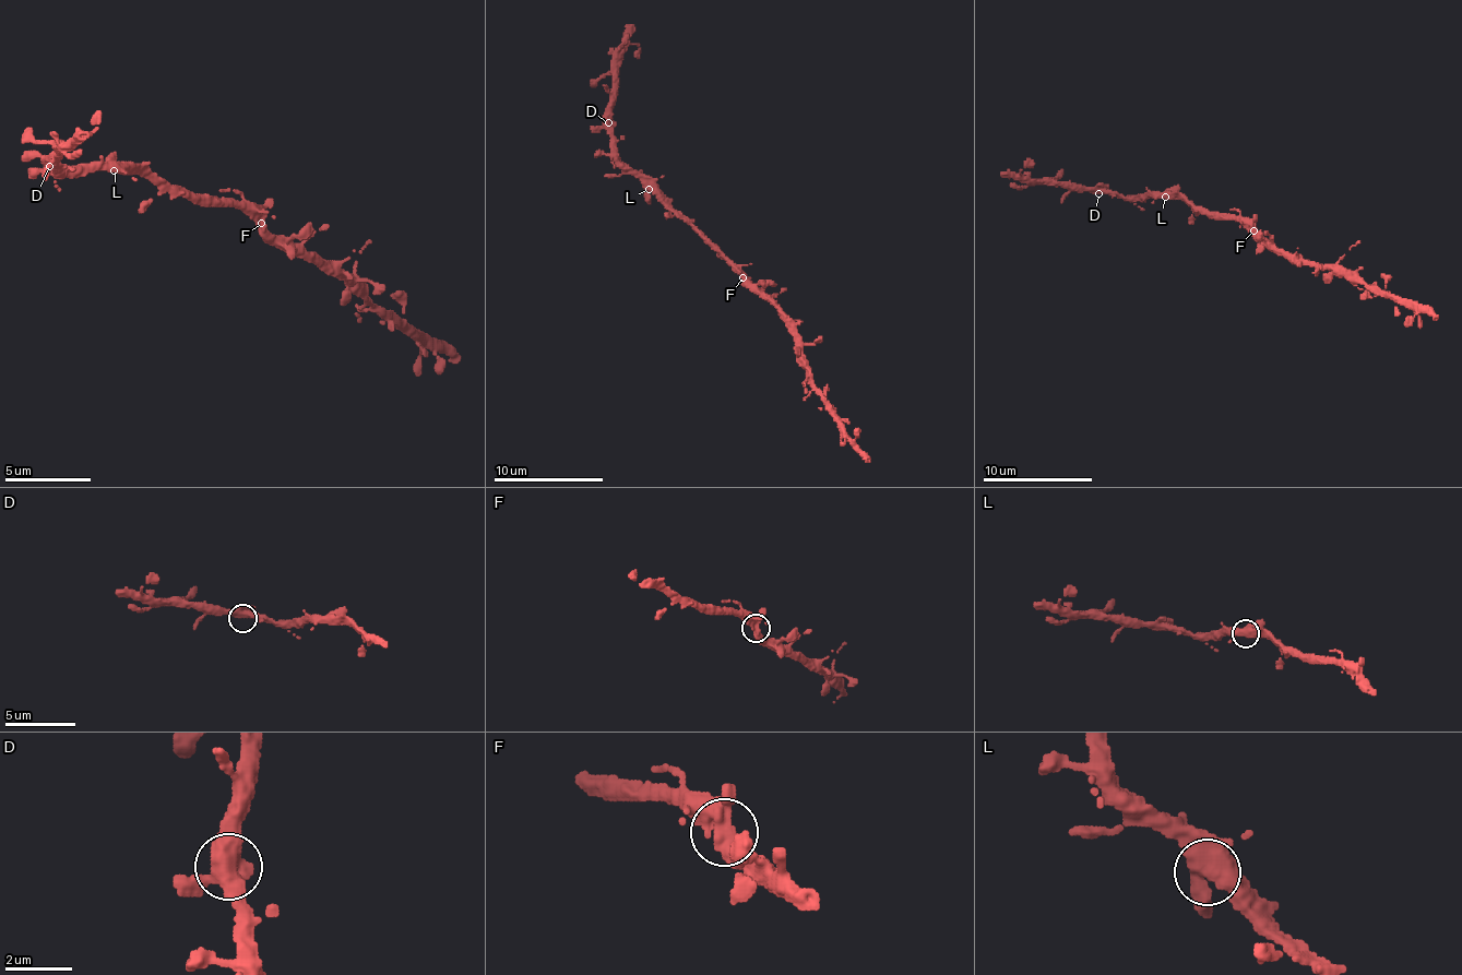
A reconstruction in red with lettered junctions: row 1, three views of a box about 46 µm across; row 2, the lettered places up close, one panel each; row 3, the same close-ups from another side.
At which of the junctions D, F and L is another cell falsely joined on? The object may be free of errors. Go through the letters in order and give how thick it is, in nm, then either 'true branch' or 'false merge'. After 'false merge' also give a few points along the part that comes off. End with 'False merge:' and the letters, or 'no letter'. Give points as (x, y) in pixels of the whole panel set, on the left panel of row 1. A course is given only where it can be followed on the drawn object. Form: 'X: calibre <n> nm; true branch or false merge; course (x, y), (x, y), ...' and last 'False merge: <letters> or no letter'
D: calibre 460 nm; true branch
F: calibre 440 nm; true branch
L: calibre 440 nm; true branch
False merge: no letter

